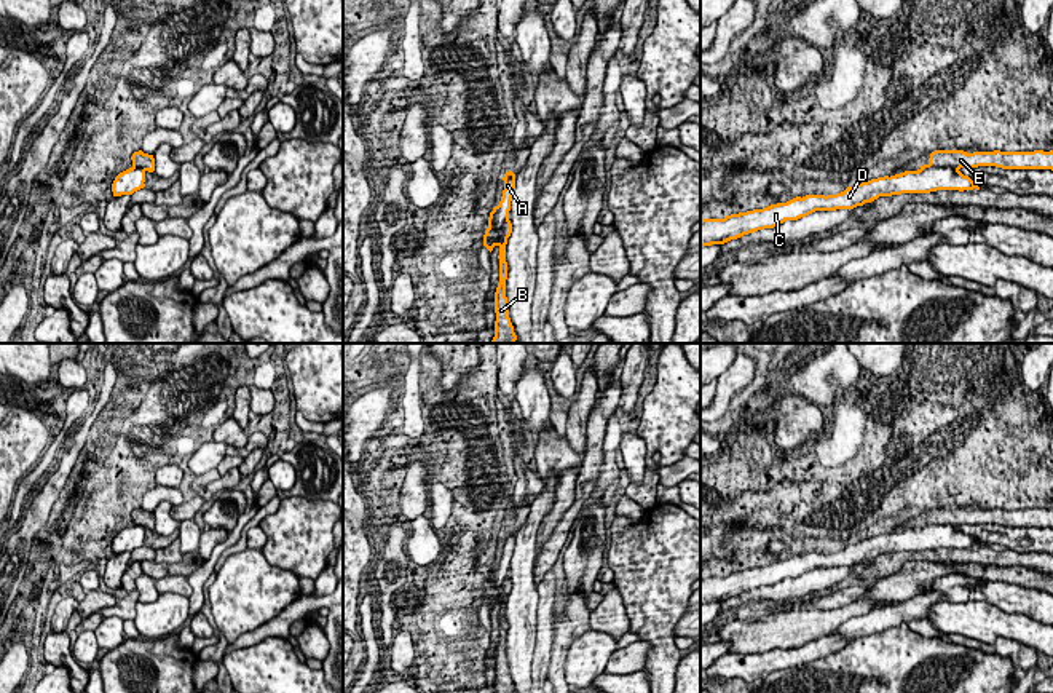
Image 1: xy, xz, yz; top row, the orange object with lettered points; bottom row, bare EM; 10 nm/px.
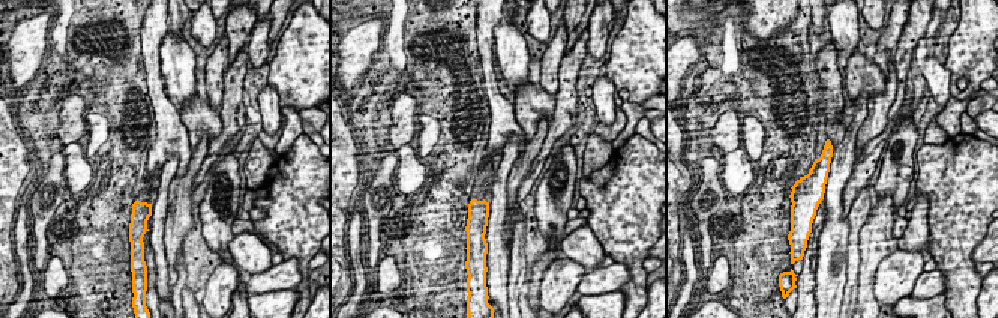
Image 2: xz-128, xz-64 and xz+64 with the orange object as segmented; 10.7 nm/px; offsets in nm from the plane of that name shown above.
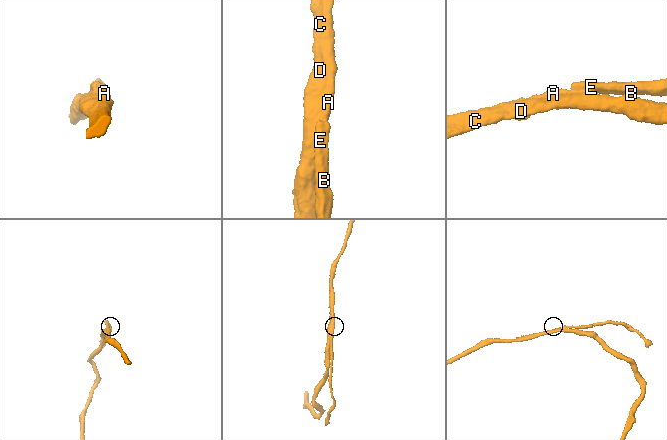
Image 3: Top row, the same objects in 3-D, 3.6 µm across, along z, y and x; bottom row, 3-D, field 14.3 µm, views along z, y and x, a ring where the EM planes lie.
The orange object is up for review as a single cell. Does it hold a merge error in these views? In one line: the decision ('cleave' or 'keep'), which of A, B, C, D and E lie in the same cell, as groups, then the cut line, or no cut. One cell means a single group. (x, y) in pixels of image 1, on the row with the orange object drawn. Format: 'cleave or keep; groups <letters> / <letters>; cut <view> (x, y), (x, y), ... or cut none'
cleave; groups A C D / B E; cut yz (929, 163), (958, 170)

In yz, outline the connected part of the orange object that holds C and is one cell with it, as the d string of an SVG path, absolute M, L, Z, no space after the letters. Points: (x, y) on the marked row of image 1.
M924 164L917 171L905 171L895 176L871 179L854 187L847 187L836 195L806 195L787 203L771 204L763 209L731 214L724 219L700 220L700 248L724 244L743 235L774 228L785 220L798 220L815 211L854 209L871 203L879 196L901 193L930 193L937 190L980 190L980 187L959 169Z

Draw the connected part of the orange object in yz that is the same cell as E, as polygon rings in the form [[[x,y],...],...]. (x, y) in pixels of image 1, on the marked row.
[[[935,150],[930,153],[929,164],[940,168],[978,168],[996,166],[1002,169],[1051,169],[1053,171],[1053,150],[1034,152],[973,152],[964,150]]]

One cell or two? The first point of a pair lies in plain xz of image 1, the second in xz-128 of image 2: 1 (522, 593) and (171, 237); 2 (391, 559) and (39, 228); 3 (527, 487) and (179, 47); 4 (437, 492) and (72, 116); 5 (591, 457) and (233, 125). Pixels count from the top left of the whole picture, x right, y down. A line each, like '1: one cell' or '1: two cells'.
1: two cells
2: one cell
3: two cells
4: two cells
5: one cell

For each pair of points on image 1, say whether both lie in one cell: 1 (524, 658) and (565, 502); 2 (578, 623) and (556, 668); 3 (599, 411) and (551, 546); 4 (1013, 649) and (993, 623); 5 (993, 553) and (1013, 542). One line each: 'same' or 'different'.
1: different
2: same
3: same
4: different
5: different

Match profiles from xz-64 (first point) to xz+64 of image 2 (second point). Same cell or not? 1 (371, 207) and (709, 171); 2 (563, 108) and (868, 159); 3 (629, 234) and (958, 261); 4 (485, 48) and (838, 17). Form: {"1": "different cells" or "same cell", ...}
{"1": "same cell", "2": "same cell", "3": "same cell", "4": "different cells"}

